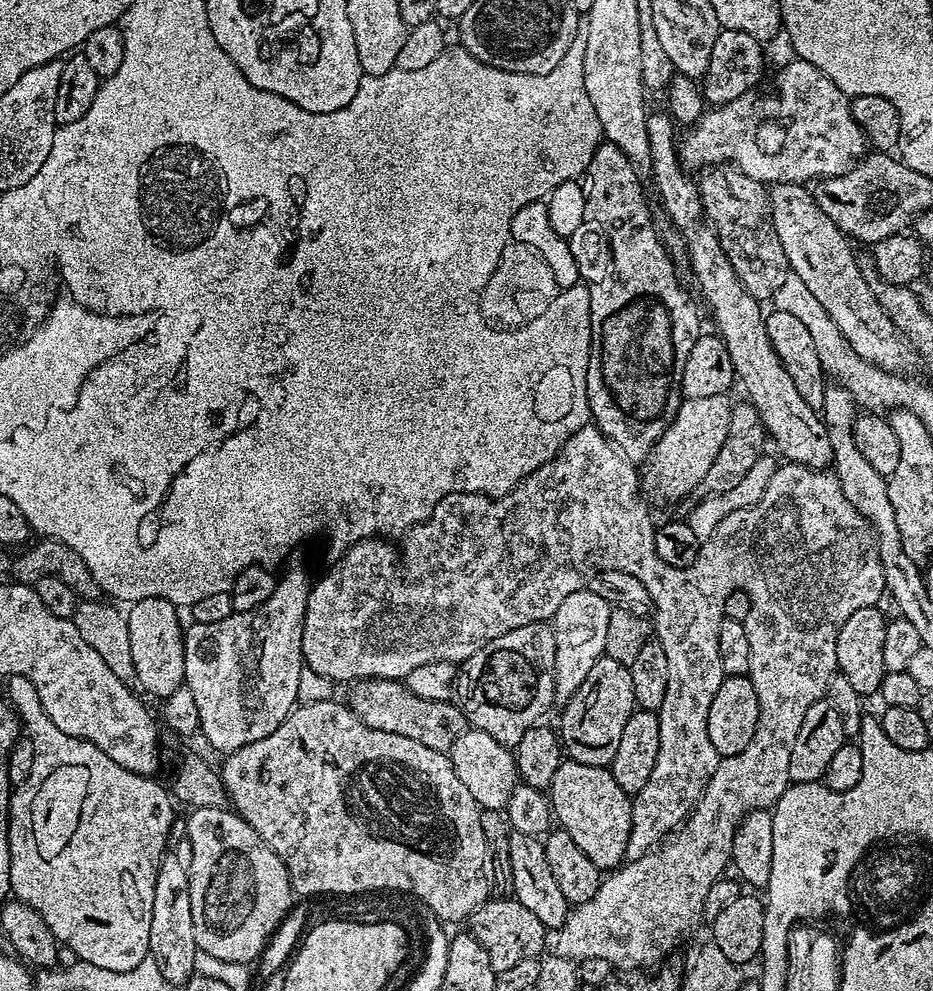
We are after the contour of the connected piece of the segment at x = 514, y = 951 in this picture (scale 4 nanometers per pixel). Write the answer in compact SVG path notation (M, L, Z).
M489 898L482 906L472 911L466 921L467 931L486 950L490 957L490 966L498 973L510 970L510 966L523 960L535 960L545 951L544 935L546 929L542 922L526 906L522 906L514 898Z

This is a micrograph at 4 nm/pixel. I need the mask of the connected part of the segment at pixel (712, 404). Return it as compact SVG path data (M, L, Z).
M727 395L693 400L681 399L675 418L662 434L662 438L658 438L658 442L652 446L652 453L642 464L640 487L643 495L653 505L664 504L667 500L679 502L691 497L702 478L706 478L706 470L710 470L730 430L732 404L728 399Z

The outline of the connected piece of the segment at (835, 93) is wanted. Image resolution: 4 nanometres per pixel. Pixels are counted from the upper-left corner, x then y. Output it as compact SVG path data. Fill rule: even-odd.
M799 58L792 61L776 76L776 96L756 96L755 91L747 92L744 96L734 98L734 102L726 102L709 107L693 124L687 125L679 133L678 151L680 162L685 169L700 168L707 170L717 164L734 164L742 170L742 174L754 176L759 184L802 184L823 180L826 176L840 176L849 172L864 159L869 143L864 137L864 131L854 122L854 114L849 97L845 96L830 78L818 66L810 66L810 62ZM767 116L777 116L784 120L784 128L788 131L788 140L796 147L793 156L764 156L764 148L760 145L760 127Z

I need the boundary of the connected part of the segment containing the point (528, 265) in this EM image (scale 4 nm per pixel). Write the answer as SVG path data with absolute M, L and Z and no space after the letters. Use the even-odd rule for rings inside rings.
M506 248L500 252L499 264L485 281L477 301L477 313L501 330L519 328L533 320L540 320L558 291L550 268L535 250L523 249L522 258L518 261L510 252Z

